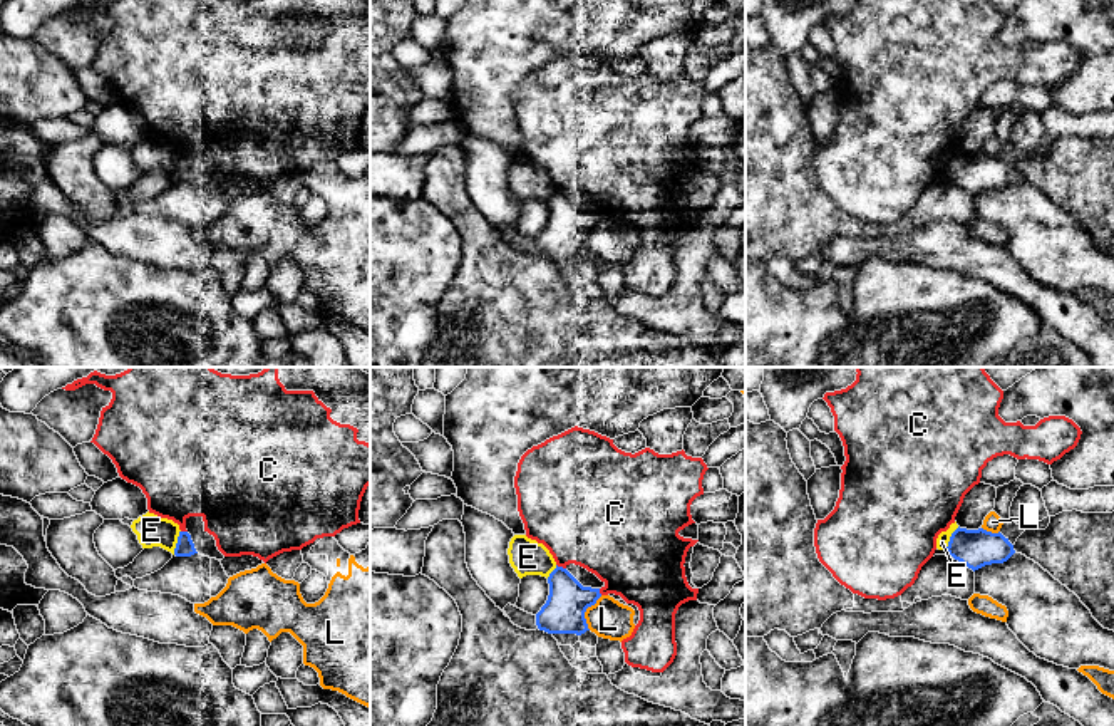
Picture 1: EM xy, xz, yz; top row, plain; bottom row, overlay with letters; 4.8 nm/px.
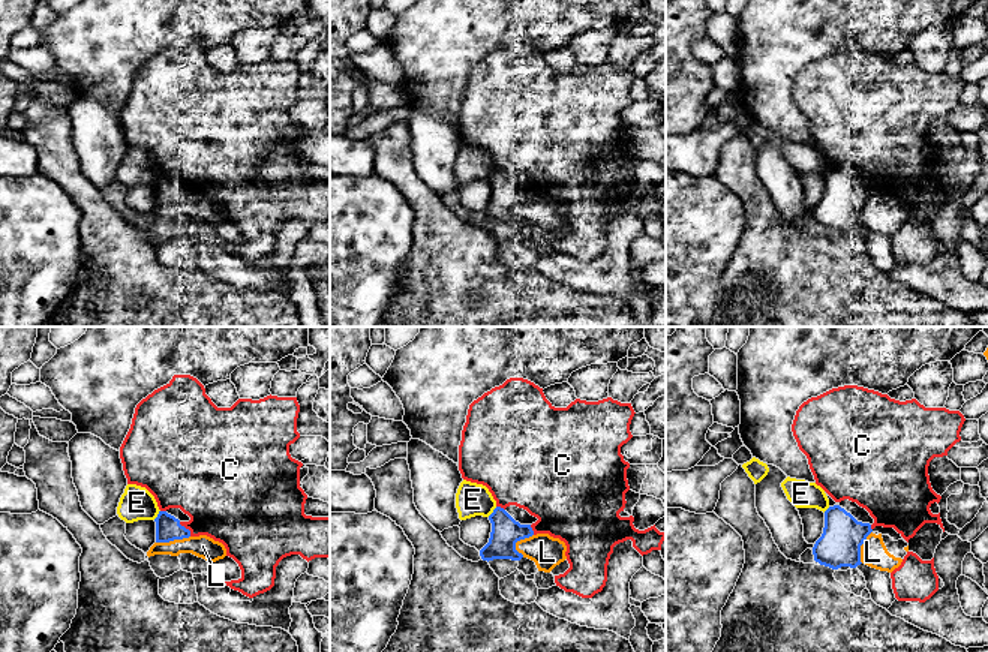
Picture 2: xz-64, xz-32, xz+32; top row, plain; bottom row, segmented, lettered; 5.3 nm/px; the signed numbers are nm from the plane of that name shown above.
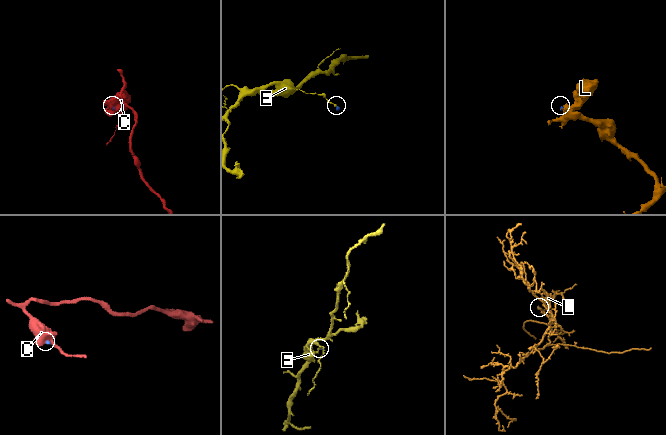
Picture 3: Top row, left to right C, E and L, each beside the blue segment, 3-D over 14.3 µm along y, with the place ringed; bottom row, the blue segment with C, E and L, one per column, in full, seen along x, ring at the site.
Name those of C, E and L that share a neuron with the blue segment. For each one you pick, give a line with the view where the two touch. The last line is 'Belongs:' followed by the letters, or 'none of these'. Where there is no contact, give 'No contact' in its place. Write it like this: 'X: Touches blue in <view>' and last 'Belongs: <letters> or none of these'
C: Touches blue in xz
Belongs: C

